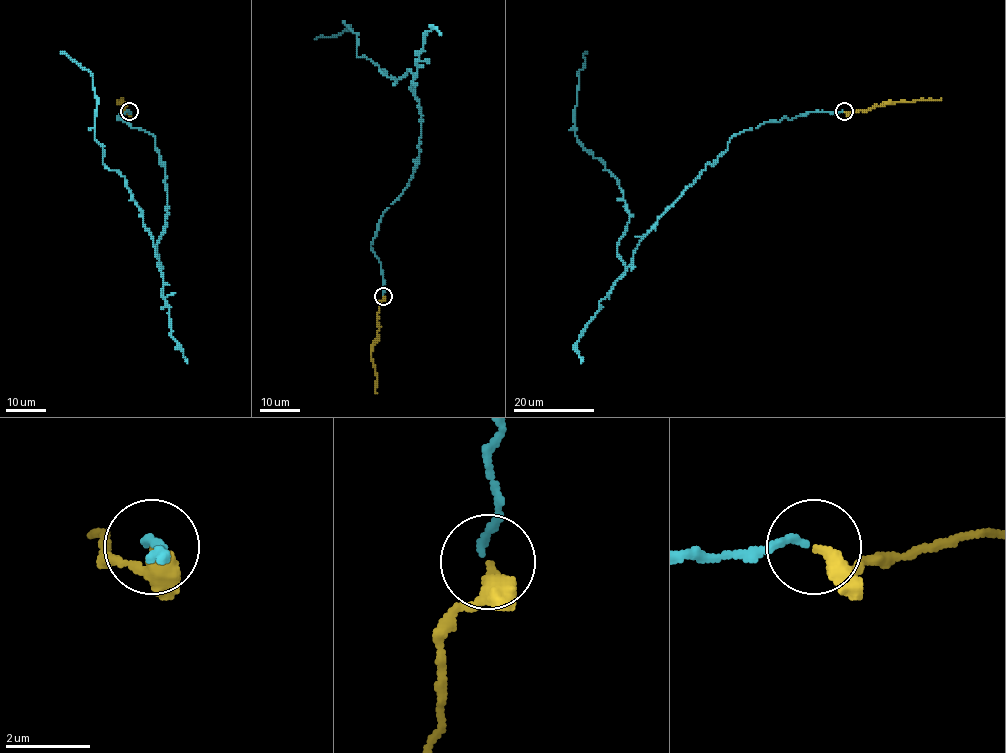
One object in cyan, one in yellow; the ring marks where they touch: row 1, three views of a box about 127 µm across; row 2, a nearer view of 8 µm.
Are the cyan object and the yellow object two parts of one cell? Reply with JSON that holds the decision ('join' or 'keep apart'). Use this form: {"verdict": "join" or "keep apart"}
{"verdict": "join"}

